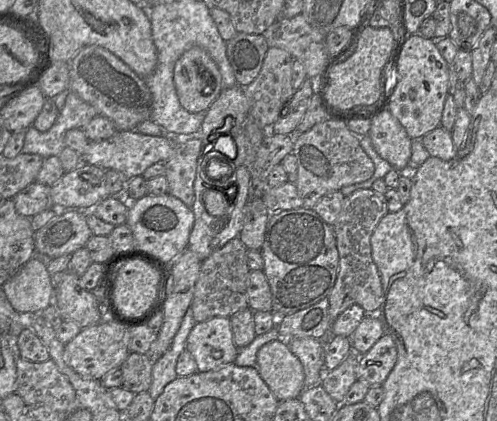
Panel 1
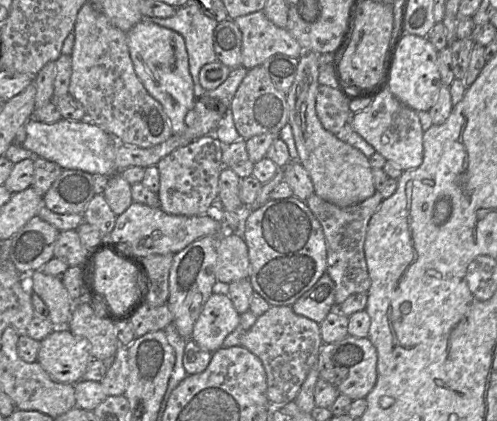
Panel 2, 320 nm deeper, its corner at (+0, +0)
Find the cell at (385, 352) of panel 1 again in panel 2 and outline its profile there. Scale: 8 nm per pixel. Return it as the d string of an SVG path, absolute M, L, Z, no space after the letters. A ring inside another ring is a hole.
M348 334L347 336L345 336L341 340L338 340L338 341L333 342L333 343L328 343L328 344L322 345L322 348L320 350L320 354L318 356L318 369L319 369L319 378L326 380L327 382L334 385L340 394L347 395L351 400L365 398L368 395L368 393L372 390L372 388L374 387L374 385L377 381L377 351L368 337L358 338L358 337L354 337L354 336L351 336Z

